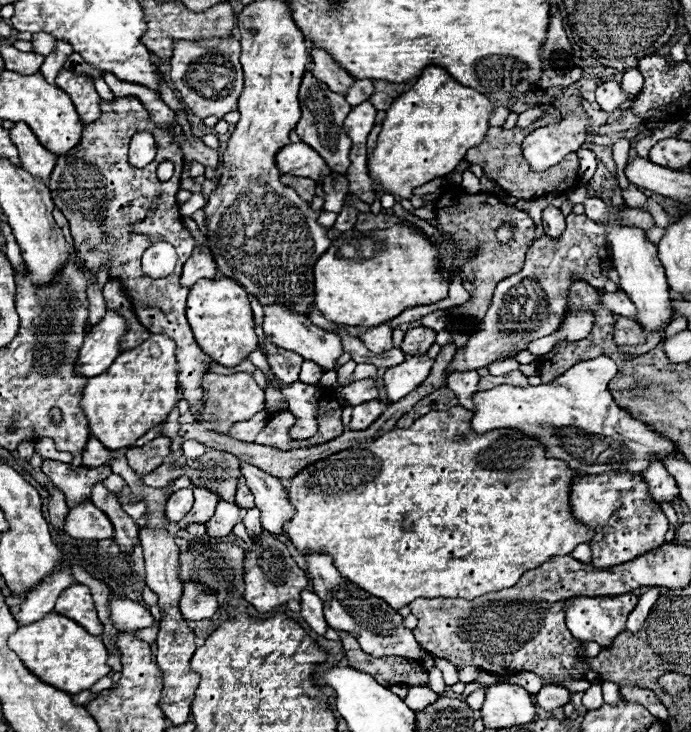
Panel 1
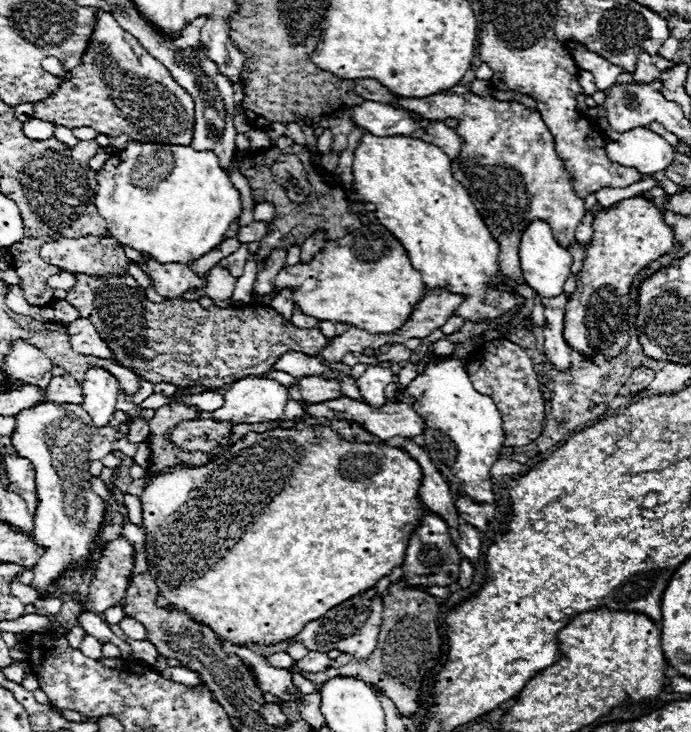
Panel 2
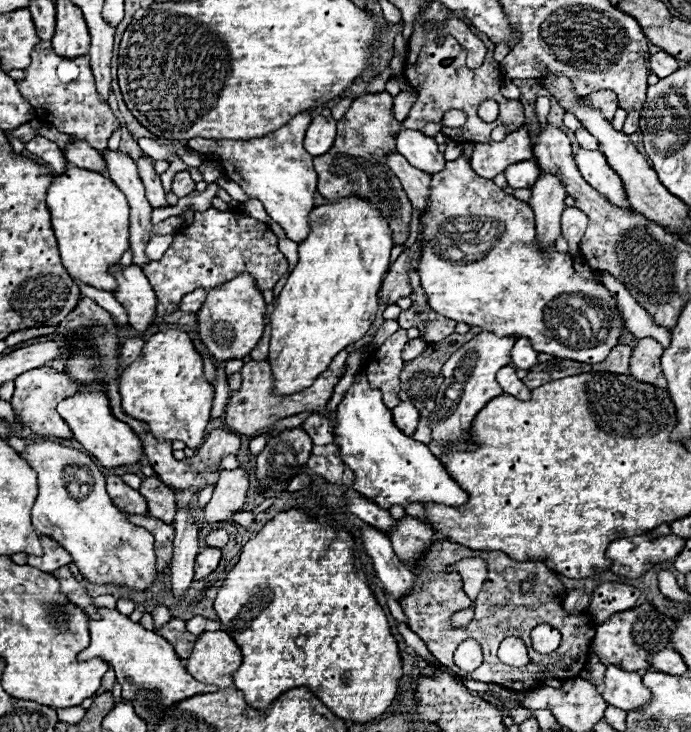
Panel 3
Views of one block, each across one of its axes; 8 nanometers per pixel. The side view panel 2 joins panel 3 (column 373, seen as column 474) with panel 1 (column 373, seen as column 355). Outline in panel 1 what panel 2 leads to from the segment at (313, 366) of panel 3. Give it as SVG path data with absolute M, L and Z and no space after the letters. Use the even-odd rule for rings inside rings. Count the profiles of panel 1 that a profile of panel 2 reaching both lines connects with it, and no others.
M424 68L416 84L394 98L386 110L372 162L368 164L372 180L380 182L382 192L410 198L416 186L448 176L464 160L466 150L482 144L490 128L488 118L492 110L494 106L486 96L462 86L444 68Z

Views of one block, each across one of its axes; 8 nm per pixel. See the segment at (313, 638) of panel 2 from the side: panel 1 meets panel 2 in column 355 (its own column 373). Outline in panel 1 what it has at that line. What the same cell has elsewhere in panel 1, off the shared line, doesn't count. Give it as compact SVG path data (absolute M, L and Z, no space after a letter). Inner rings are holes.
M308 554L306 566L308 566L308 576L312 580L312 590L322 598L324 602L324 616L330 628L342 630L352 634L364 652L372 656L404 656L412 660L420 660L424 668L434 666L434 662L428 658L428 654L422 654L420 644L414 640L412 630L404 628L404 616L400 616L394 608L390 608L384 600L370 596L368 592L356 588L352 582L344 580L340 572L334 566L334 560L324 554Z

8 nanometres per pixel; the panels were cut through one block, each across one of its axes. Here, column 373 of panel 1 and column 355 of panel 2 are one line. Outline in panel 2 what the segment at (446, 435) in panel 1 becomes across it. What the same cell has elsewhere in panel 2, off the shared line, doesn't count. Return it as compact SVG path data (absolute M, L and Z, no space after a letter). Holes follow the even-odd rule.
M308 426L308 428L292 428L292 430L270 430L270 432L250 432L238 442L234 442L224 454L220 454L212 464L200 468L184 468L174 466L170 472L160 472L152 476L148 486L144 488L142 500L142 524L146 534L150 536L150 550L146 550L146 560L152 568L152 578L160 588L156 602L162 608L176 608L194 616L200 624L212 628L222 640L232 642L234 646L244 646L248 642L258 646L270 646L284 640L294 638L308 622L324 616L330 608L340 602L372 588L382 576L390 574L394 566L404 562L408 536L420 524L424 516L424 508L418 500L418 486L422 480L422 470L414 458L410 458L404 450L392 448L386 444L362 444L362 442L346 442L340 440L338 434L328 426Z

